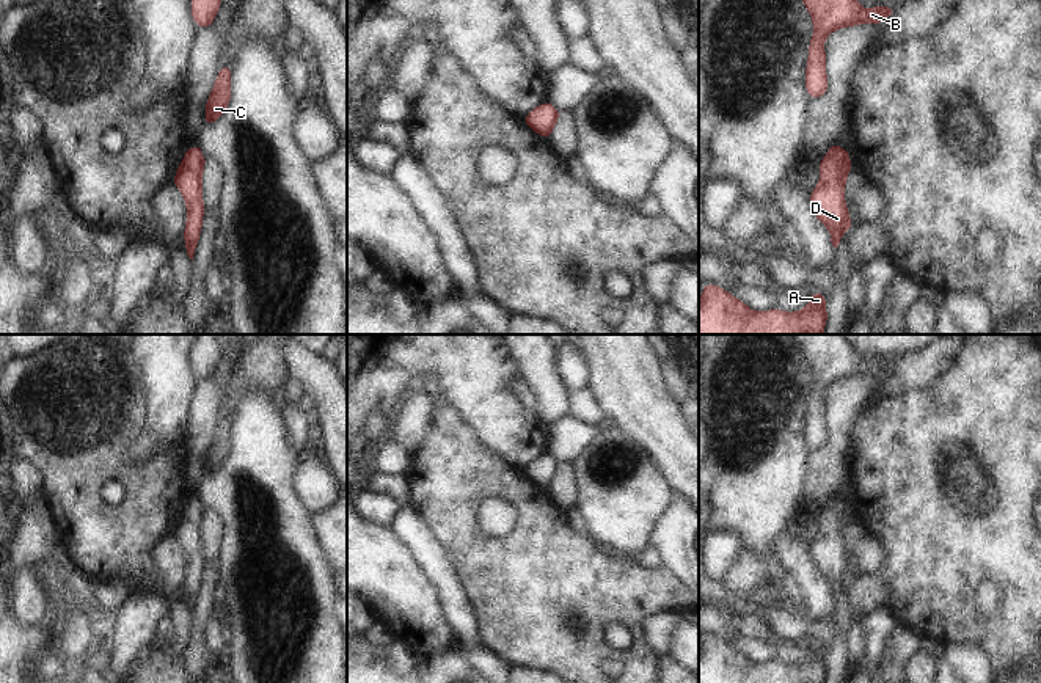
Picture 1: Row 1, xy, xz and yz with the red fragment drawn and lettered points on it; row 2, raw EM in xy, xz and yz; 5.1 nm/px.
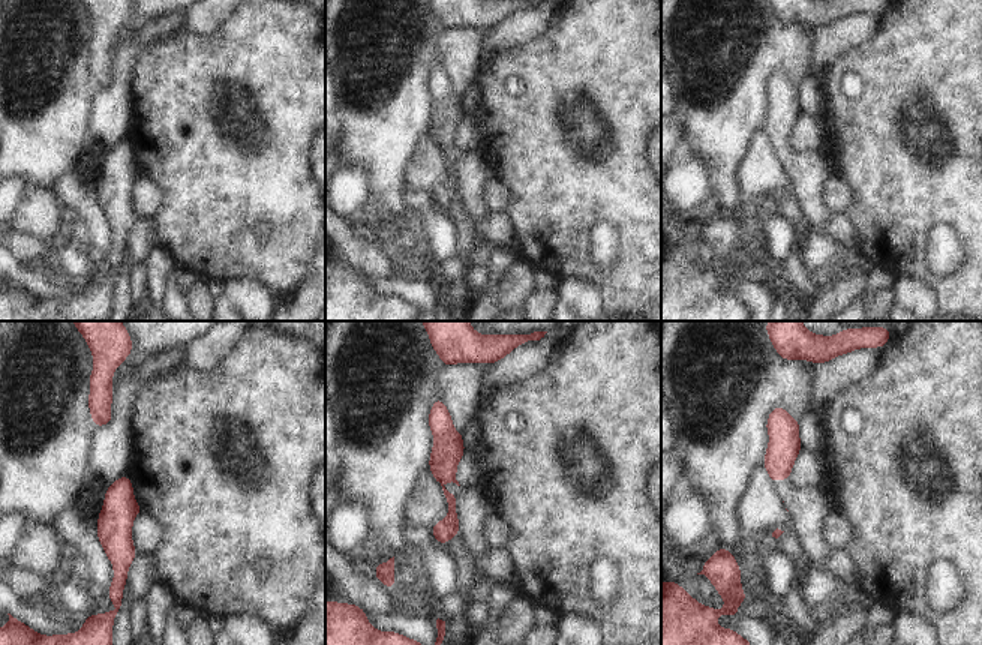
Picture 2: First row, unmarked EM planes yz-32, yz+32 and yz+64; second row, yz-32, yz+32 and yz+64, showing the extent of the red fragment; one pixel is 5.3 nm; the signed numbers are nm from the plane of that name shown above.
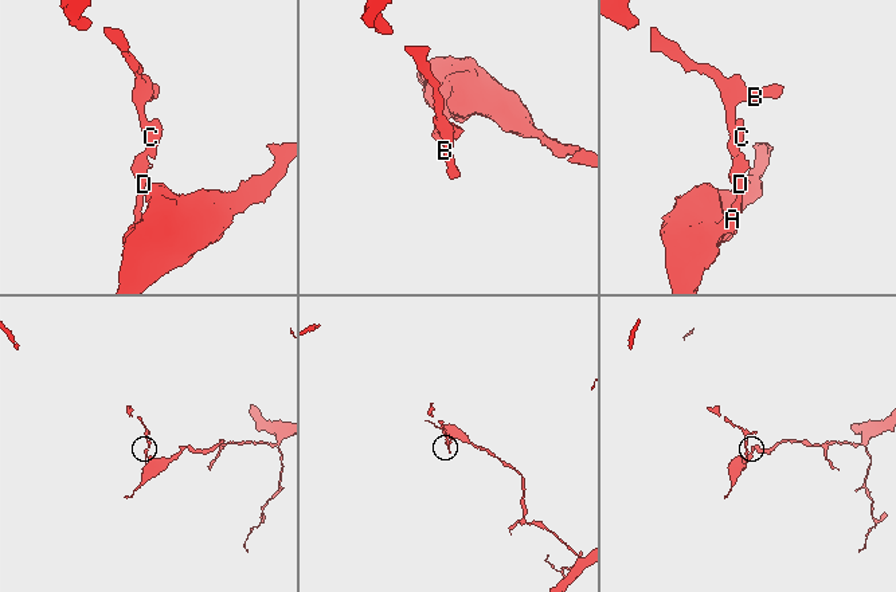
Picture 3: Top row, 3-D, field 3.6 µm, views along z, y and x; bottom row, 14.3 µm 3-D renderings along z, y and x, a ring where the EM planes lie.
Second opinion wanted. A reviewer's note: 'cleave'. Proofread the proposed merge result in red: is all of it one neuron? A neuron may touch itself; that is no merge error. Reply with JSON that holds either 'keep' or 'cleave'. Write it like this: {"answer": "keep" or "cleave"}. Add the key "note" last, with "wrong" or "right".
{"answer": "cleave", "note": "right"}

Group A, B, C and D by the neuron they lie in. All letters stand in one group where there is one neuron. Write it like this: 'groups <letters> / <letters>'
groups A D / B C

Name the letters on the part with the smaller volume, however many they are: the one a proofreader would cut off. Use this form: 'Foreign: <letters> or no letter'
Foreign: B, C

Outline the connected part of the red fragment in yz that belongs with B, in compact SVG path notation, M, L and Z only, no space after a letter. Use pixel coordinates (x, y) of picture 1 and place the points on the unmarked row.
M791 334L801 347L813 372L813 388L809 394L805 418L805 443L818 451L829 441L826 426L824 391L835 382L859 375L878 377L889 371L895 358L873 358L864 361L845 334Z

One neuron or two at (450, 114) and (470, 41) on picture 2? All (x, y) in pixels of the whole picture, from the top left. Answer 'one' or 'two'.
two

